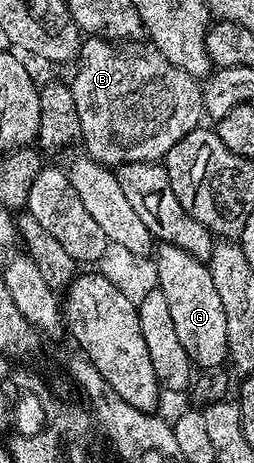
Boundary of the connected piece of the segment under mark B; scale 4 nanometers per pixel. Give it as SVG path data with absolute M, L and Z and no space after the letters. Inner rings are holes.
M87 35L78 49L78 69L70 84L72 98L76 98L76 114L80 114L81 143L86 144L85 155L111 170L117 170L121 164L128 162L161 161L168 150L184 138L184 134L199 127L204 120L202 84L195 77L172 66L172 62L168 62L168 58L159 52L125 52L122 48L125 47L104 40L101 35Z

